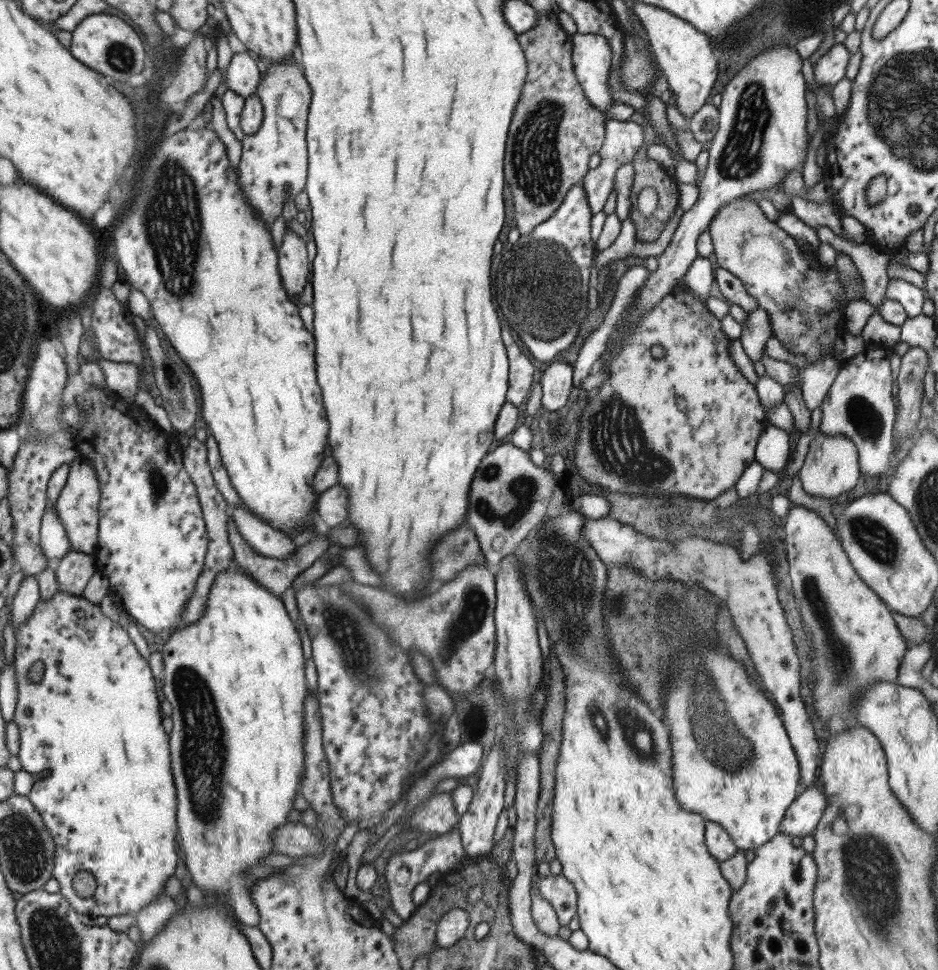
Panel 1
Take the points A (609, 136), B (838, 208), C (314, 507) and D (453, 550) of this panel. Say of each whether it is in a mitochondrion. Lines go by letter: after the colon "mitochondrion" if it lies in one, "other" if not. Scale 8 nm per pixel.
A: other
B: other
C: other
D: mitochondrion

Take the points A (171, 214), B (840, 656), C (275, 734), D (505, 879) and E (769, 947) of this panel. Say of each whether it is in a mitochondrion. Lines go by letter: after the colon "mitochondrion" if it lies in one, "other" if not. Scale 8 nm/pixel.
A: mitochondrion
B: mitochondrion
C: other
D: other
E: other

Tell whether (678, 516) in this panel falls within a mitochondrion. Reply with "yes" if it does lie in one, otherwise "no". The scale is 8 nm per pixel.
yes

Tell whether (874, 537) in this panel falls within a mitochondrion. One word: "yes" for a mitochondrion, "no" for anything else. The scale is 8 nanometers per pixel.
yes

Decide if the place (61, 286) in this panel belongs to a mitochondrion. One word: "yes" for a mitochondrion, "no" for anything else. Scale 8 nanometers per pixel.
no

